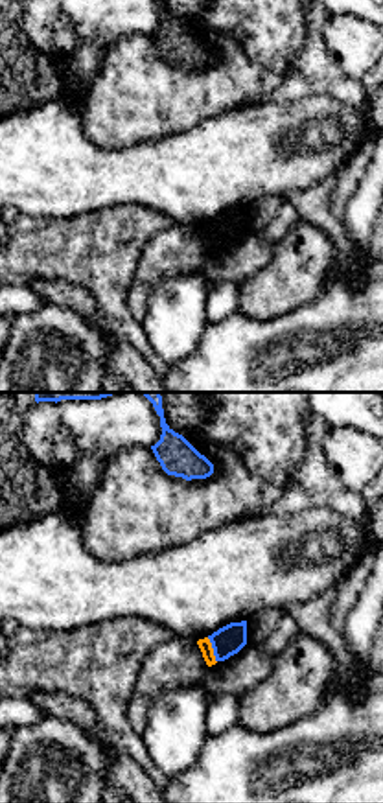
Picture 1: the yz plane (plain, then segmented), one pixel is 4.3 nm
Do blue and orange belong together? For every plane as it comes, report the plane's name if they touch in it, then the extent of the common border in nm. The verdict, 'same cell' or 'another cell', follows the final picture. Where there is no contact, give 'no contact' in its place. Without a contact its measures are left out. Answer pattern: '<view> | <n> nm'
yz | 120 nm

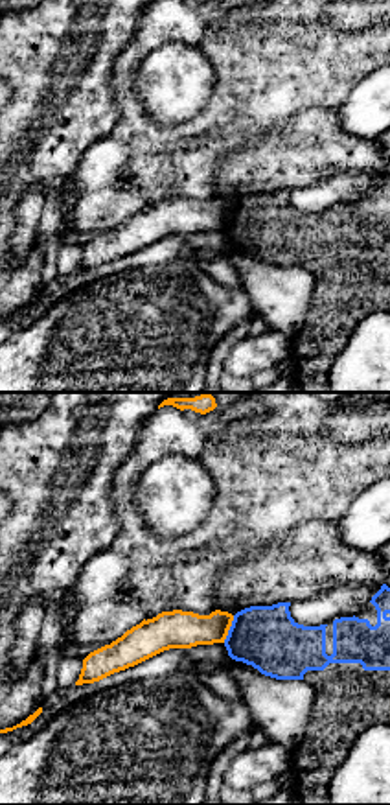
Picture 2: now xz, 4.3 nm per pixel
xz | 130 nm

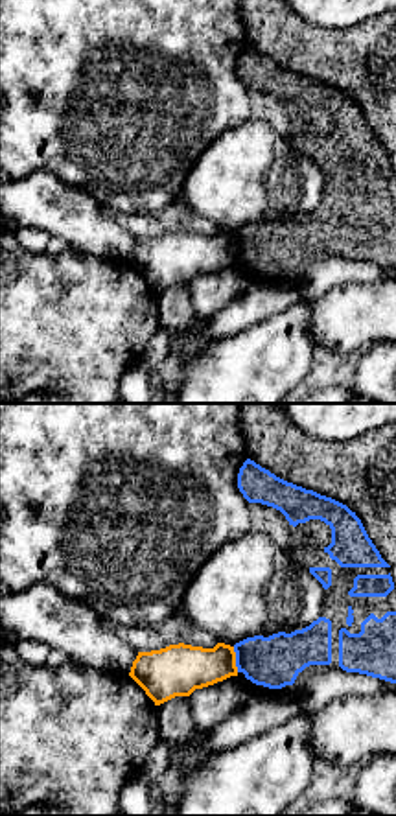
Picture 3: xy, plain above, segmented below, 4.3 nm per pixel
xy | 110 nm

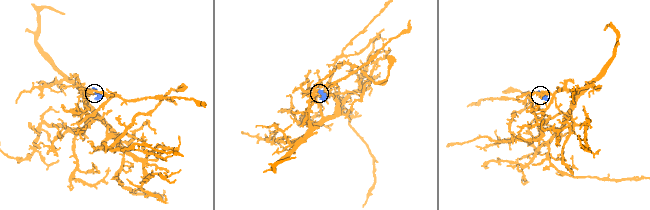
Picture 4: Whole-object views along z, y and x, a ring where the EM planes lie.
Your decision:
another cell

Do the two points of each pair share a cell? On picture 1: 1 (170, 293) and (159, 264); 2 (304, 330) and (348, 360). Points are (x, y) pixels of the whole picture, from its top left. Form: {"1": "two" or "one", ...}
{"1": "two", "2": "one"}

